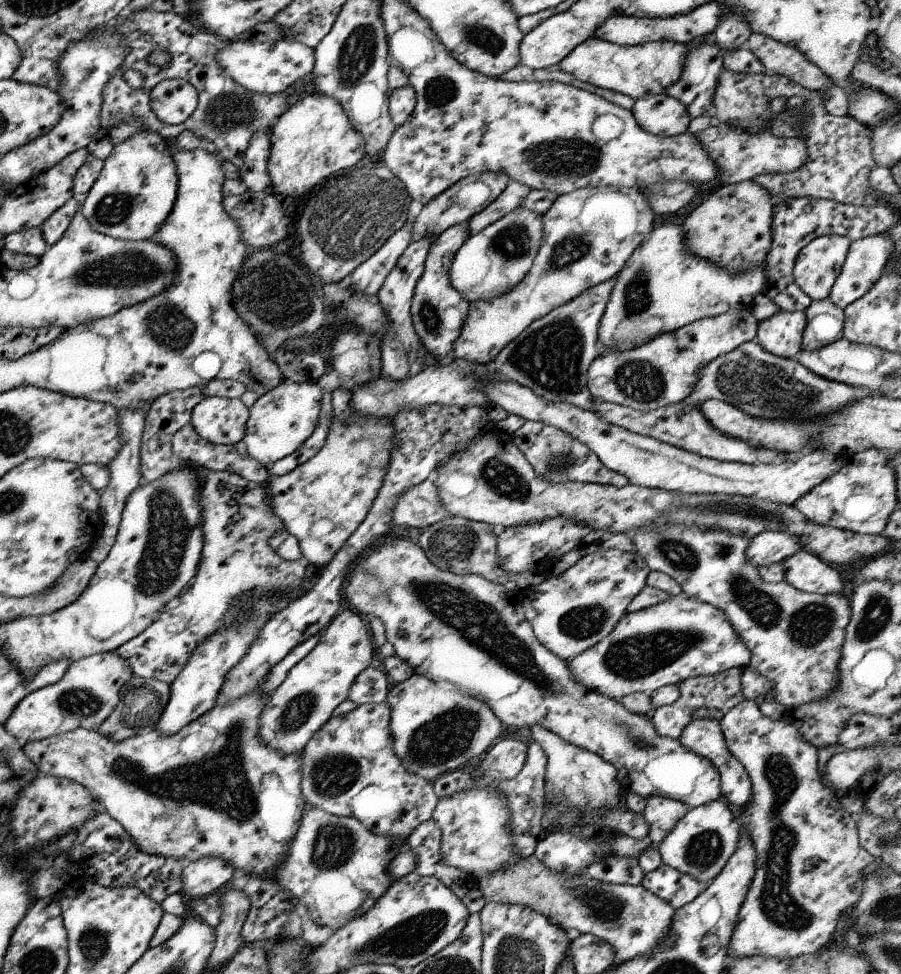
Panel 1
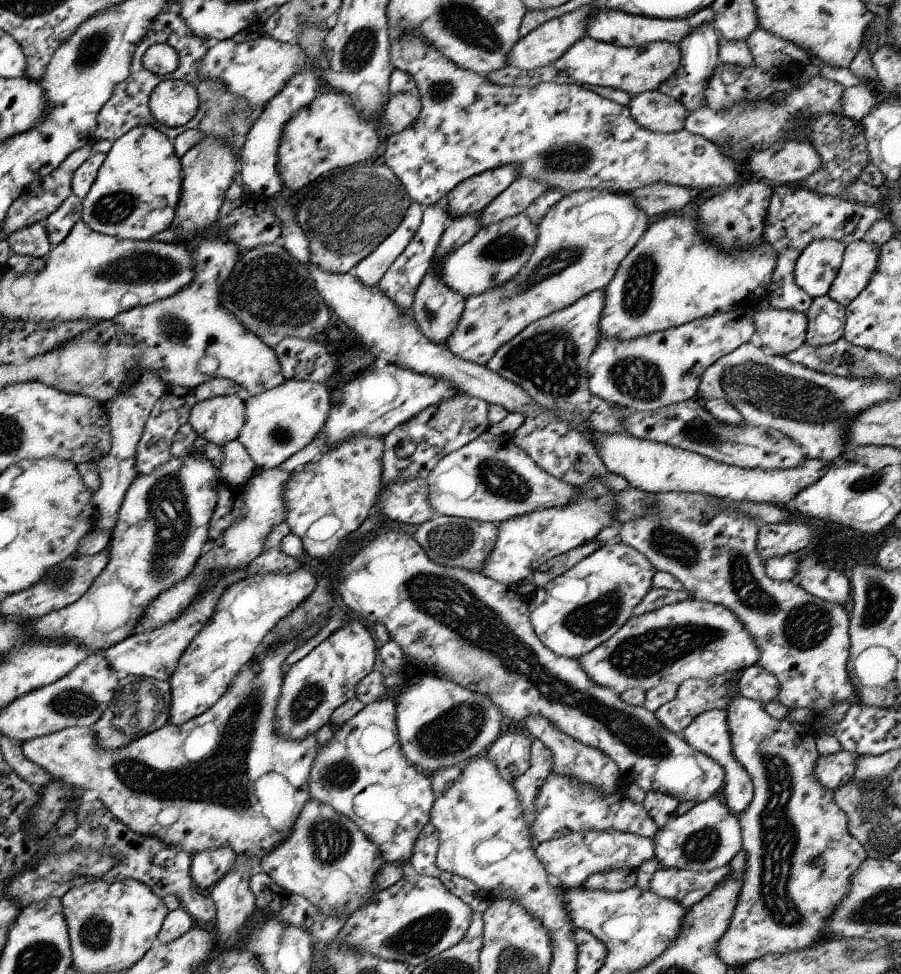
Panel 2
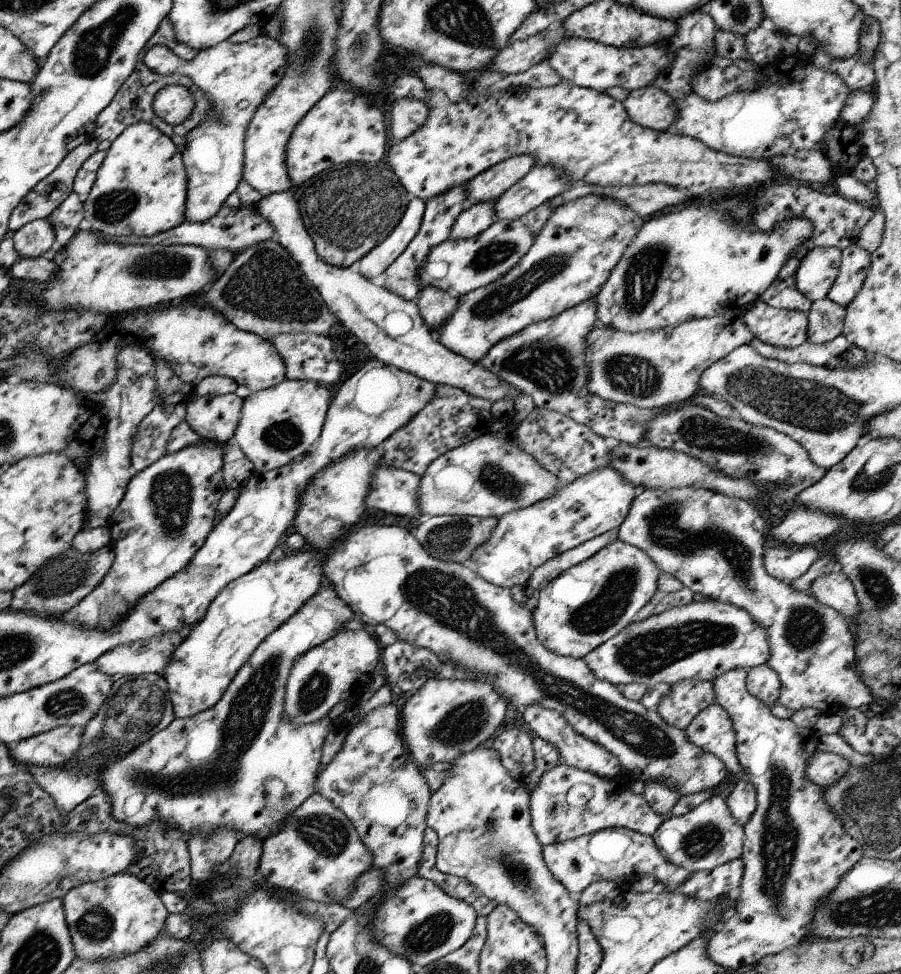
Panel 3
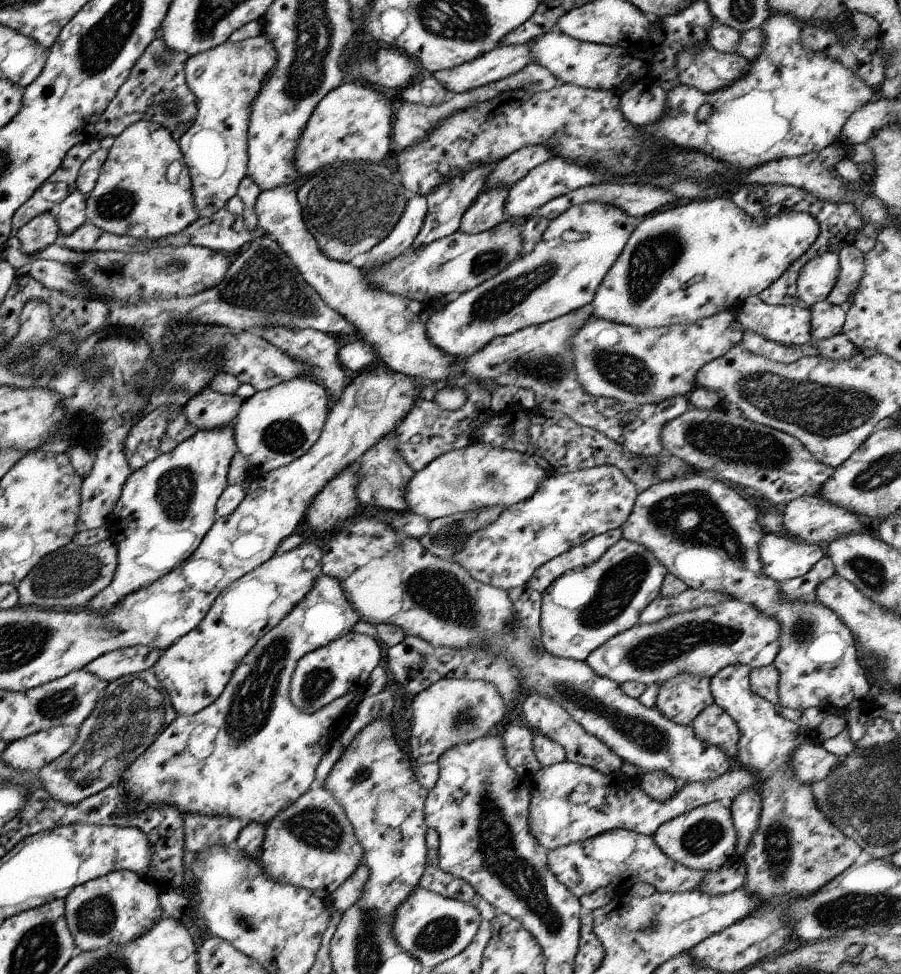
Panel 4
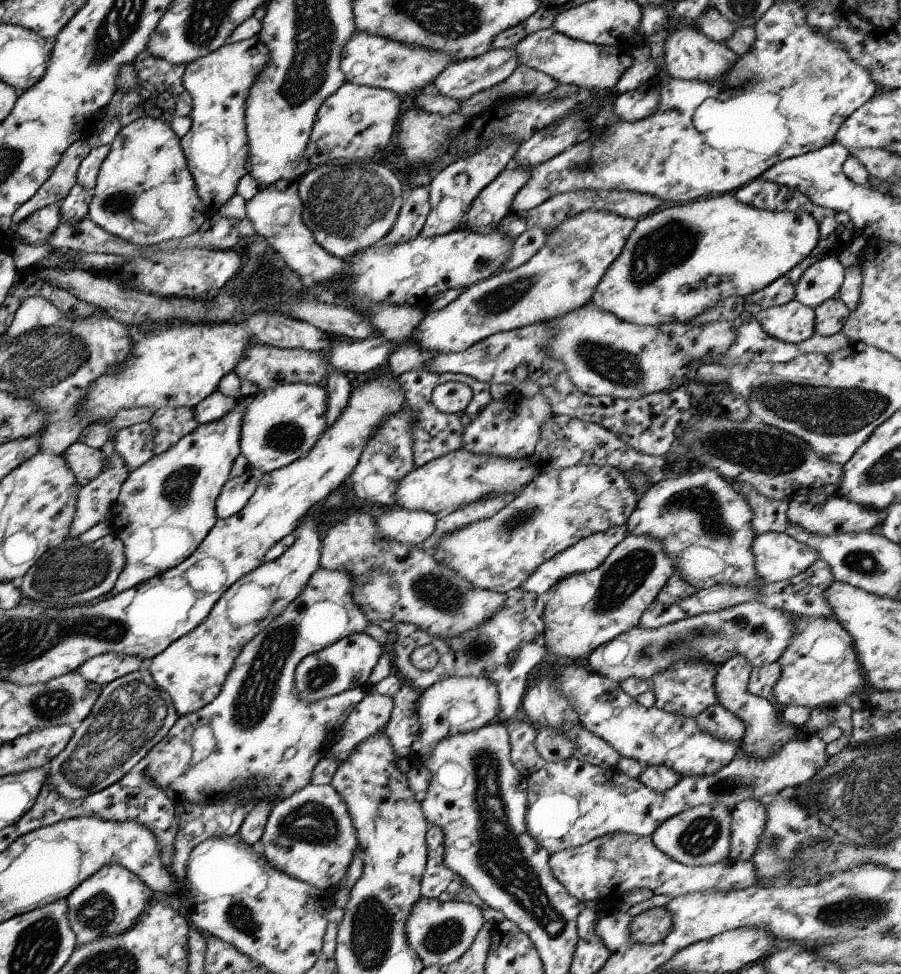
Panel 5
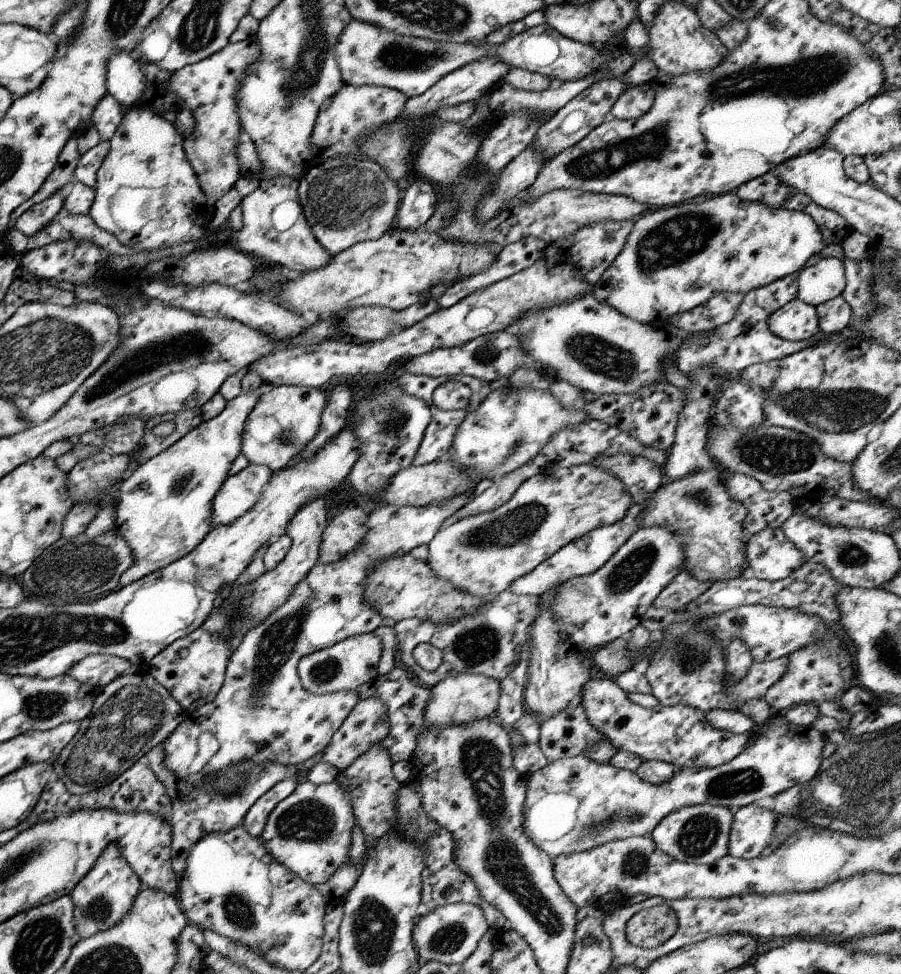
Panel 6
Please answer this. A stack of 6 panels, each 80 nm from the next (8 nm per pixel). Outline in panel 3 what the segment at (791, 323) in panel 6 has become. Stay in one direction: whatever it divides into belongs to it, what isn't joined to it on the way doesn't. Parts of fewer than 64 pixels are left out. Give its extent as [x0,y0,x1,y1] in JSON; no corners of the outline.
[743,299,807,349]

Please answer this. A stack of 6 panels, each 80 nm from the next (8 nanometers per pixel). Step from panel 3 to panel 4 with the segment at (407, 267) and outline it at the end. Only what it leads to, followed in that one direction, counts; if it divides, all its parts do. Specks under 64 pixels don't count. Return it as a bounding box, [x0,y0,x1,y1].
[410,163,495,249]

